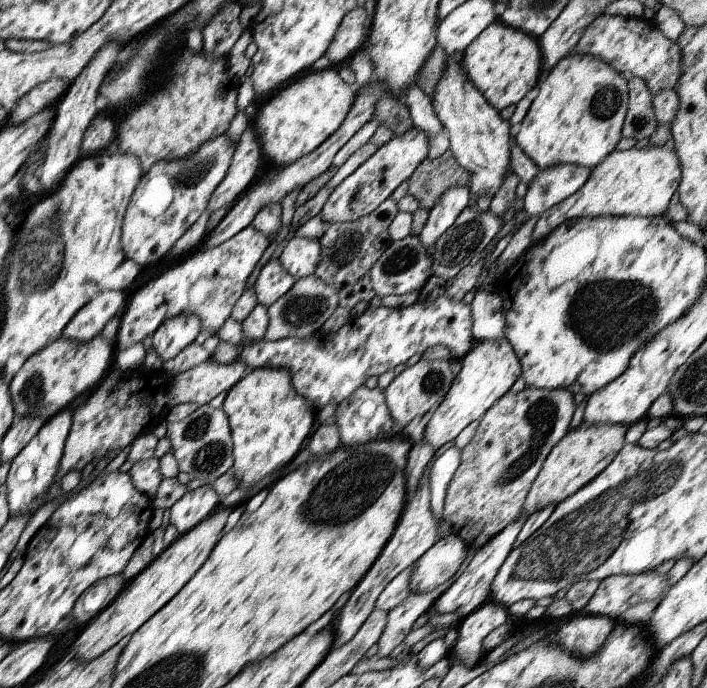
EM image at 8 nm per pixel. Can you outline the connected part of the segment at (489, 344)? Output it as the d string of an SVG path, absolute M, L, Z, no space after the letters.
M505 337L476 342L462 361L462 370L454 378L446 398L439 404L424 431L422 440L426 440L434 451L438 451L447 442L454 441L472 422L481 420L502 396L509 393L521 376L520 360Z

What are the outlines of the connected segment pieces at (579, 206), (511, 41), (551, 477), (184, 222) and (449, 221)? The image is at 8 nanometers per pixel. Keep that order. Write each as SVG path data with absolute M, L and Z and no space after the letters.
M646 146L630 150L614 150L600 164L592 169L589 180L573 196L546 210L537 218L531 238L536 246L560 224L578 218L598 218L598 216L665 216L667 208L680 184L682 170L675 148L666 146Z
M499 19L492 22L463 54L462 72L466 72L466 80L470 80L470 84L474 84L474 88L478 88L482 92L487 102L498 111L502 111L512 104L517 105L532 88L538 85L541 74L541 46L538 38L521 32L504 25Z
M582 423L575 430L566 432L566 436L554 446L548 458L544 460L542 470L526 496L520 518L528 520L540 508L546 508L548 504L560 504L562 500L566 500L568 496L572 496L580 491L580 488L590 484L594 478L608 468L610 462L613 462L618 452L624 448L627 430L628 427L624 424L586 426Z
M222 134L202 144L190 156L160 161L143 174L123 219L121 242L126 258L141 268L165 261L172 246L207 209L214 190L228 174L236 146L238 142Z
M468 185L452 186L444 192L444 196L440 196L438 204L429 210L428 221L422 228L419 238L430 258L434 256L436 240L460 217L470 198Z

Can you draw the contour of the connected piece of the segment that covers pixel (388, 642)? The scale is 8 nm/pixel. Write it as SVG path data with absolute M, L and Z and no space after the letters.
M445 586L434 588L432 592L420 595L408 596L402 600L395 608L388 611L386 620L386 630L382 632L380 642L378 642L378 658L390 657L406 636L413 630L414 623L421 615L426 615L434 602L446 590Z

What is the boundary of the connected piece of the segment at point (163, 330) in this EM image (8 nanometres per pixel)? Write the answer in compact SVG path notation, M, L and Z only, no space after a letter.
M190 314L164 320L164 324L158 326L152 338L152 347L162 360L162 365L178 356L178 352L182 352L186 346L190 346L200 334L200 328L202 322L198 320L198 316Z

